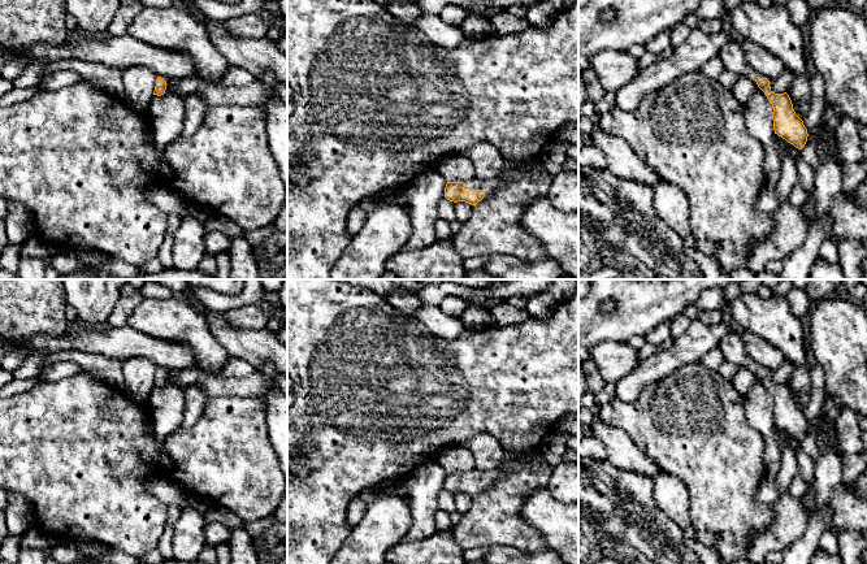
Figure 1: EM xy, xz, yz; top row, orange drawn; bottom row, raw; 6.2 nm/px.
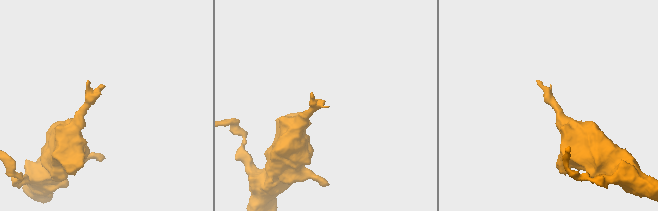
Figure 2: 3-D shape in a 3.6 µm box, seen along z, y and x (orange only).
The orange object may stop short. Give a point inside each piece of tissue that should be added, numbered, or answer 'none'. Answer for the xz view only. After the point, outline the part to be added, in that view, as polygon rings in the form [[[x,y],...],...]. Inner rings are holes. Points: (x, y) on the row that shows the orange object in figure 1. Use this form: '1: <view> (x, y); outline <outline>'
1: xz (489, 186); outline [[[500,173],[499,175],[490,179],[478,179],[474,178],[472,181],[463,182],[465,186],[465,191],[468,190],[482,190],[485,192],[485,198],[490,196],[495,192],[495,190],[500,186],[500,183],[507,178],[506,173]]]

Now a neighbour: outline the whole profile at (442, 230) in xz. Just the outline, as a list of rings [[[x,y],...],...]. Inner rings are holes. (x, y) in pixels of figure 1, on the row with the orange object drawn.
[[[438,218],[434,225],[434,235],[437,240],[452,238],[450,222],[443,218]]]

